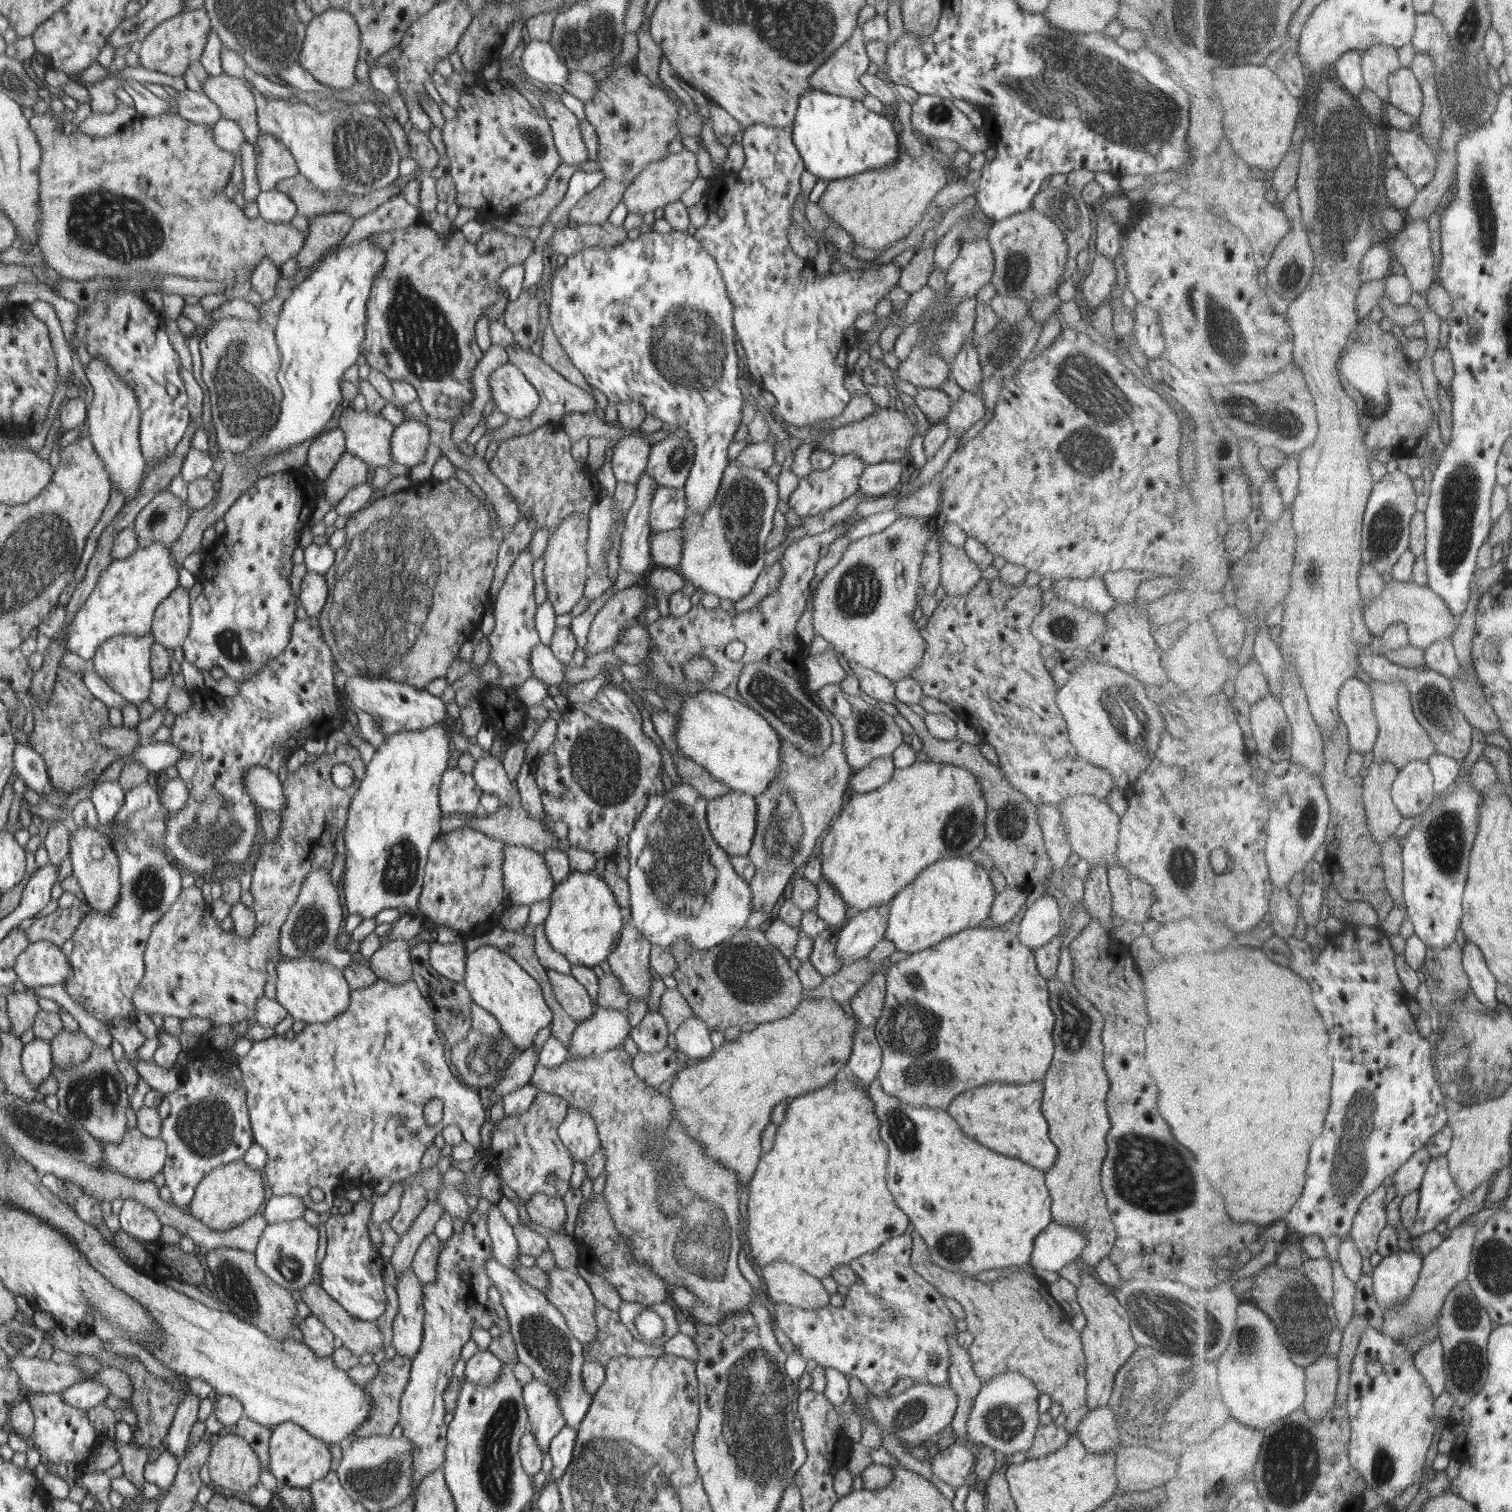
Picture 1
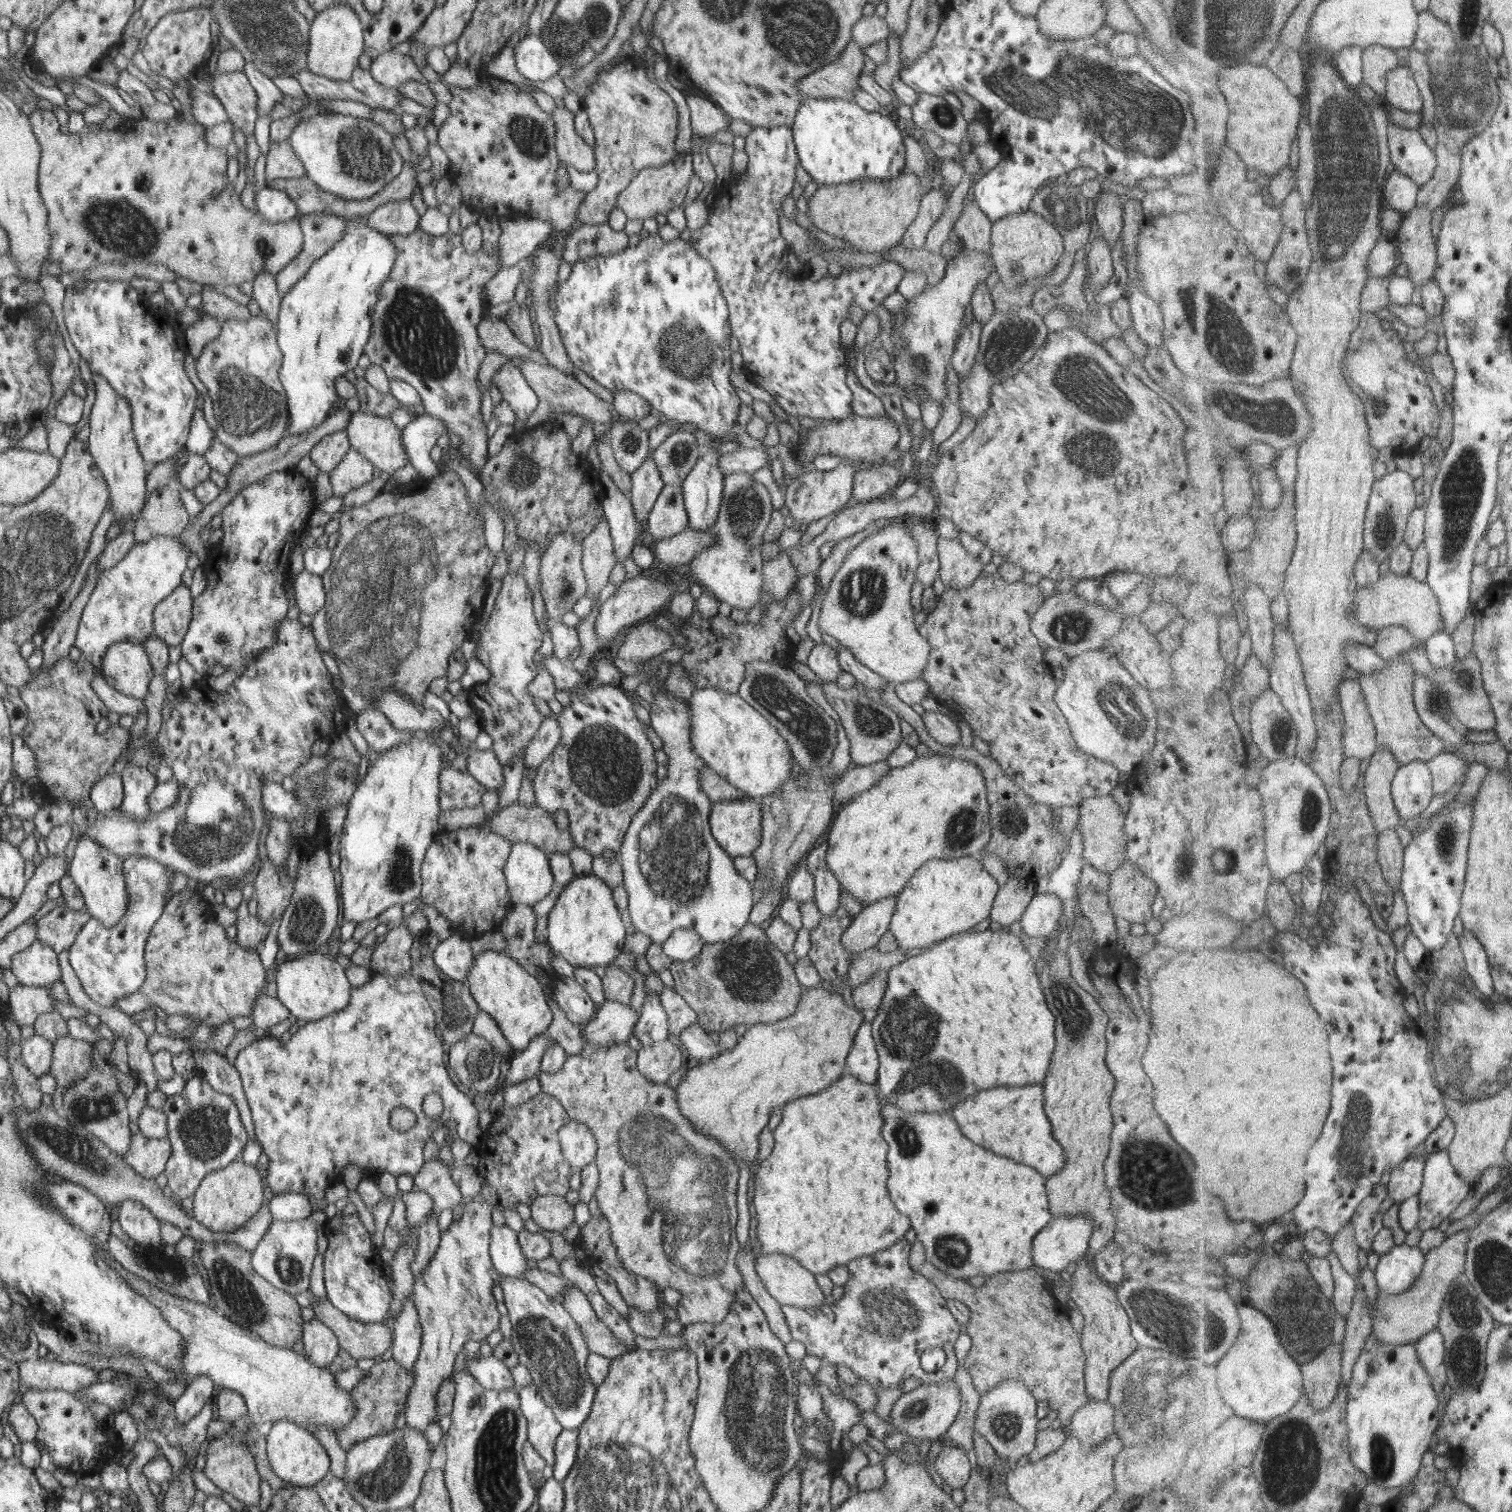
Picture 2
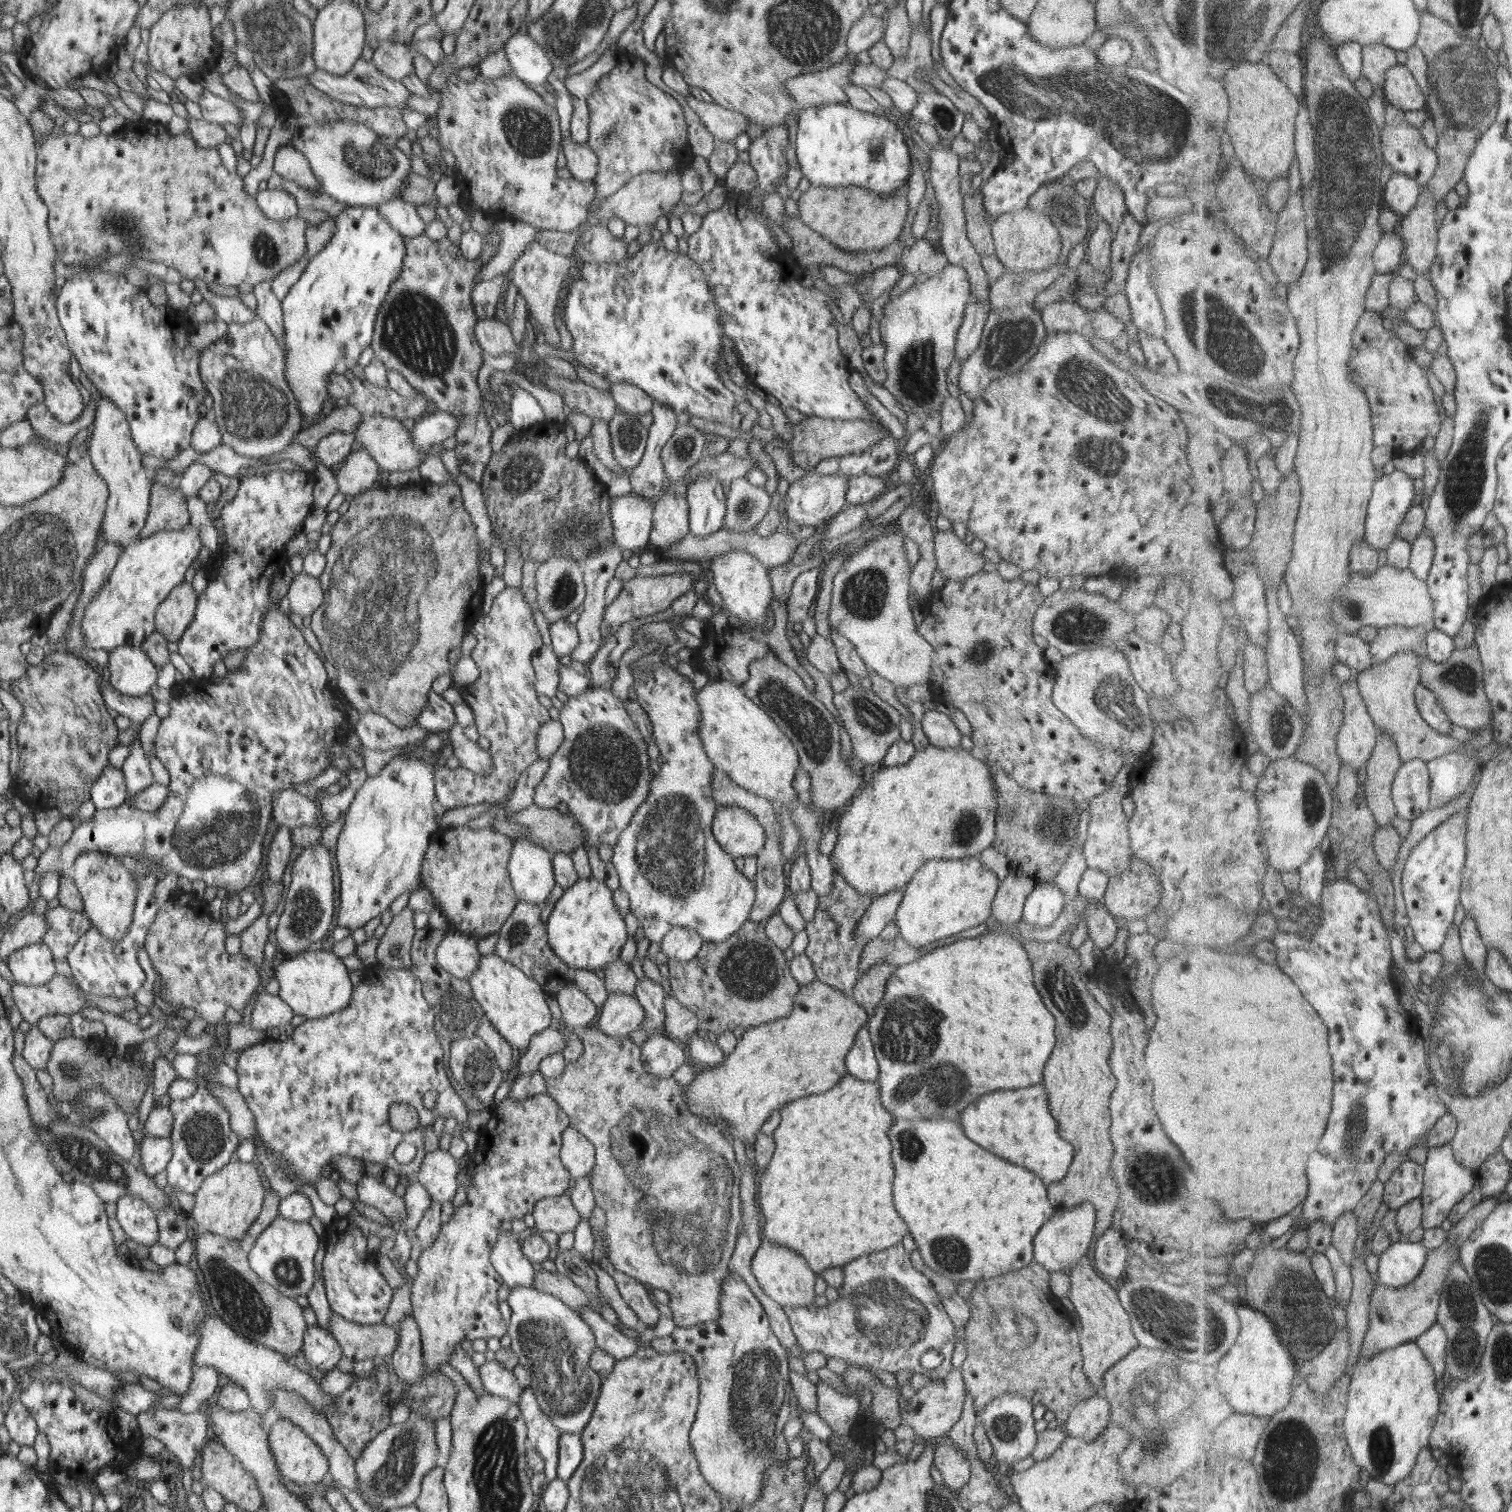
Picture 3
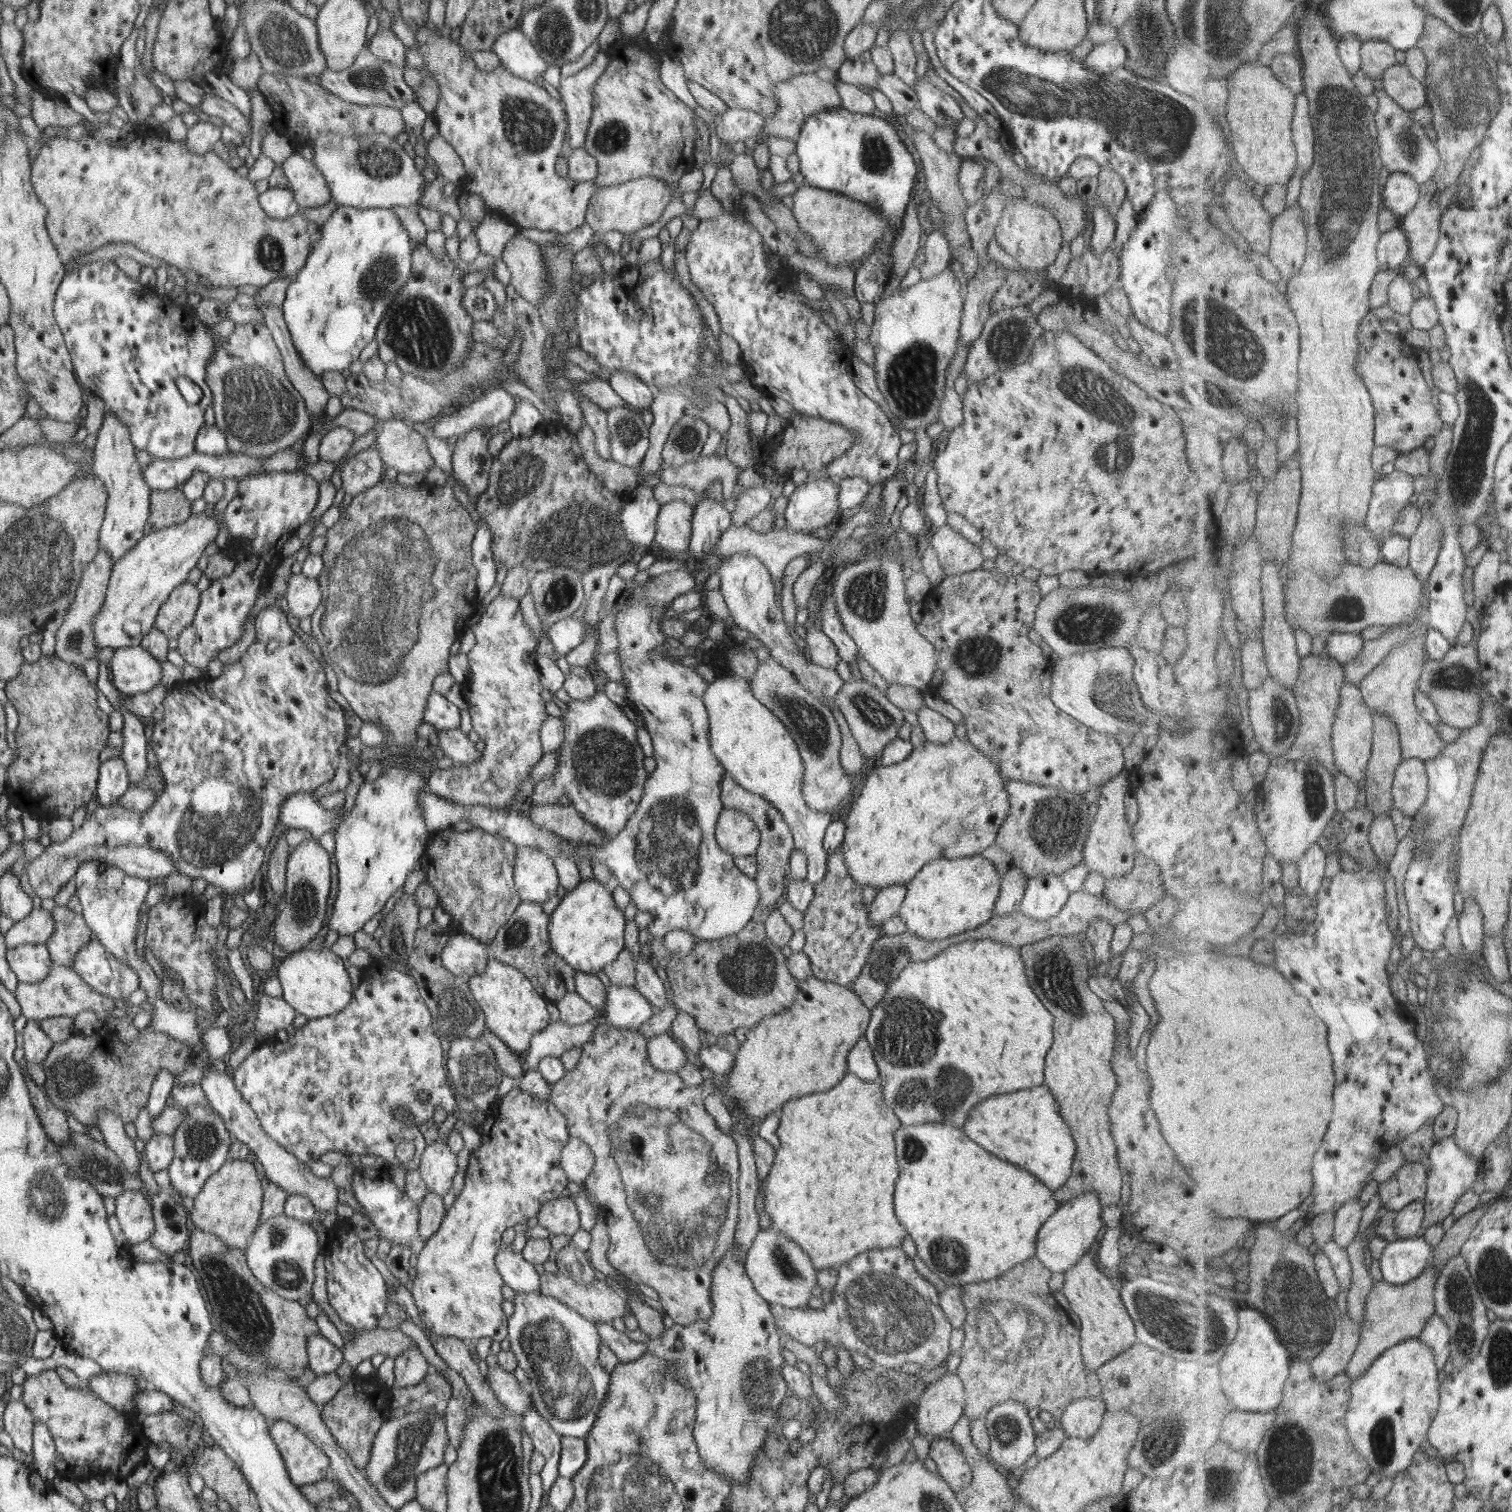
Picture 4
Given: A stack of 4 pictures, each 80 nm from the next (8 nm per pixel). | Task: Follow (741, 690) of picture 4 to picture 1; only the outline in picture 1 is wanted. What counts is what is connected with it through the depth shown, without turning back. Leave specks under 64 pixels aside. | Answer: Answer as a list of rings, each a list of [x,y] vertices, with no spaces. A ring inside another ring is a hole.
[[[699,690],[684,698],[674,730],[678,750],[732,791],[754,797],[773,782],[780,765],[780,739],[776,730],[751,707],[728,696]],[[822,878],[816,886],[818,890],[815,909],[817,917],[828,926],[840,926],[841,923],[845,923],[845,908],[847,907],[837,891]]]

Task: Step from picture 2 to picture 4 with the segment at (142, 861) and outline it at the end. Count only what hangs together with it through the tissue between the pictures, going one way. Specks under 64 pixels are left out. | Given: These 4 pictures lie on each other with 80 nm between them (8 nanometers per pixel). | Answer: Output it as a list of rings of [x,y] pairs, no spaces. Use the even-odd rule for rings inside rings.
[[[88,936],[76,952],[72,969],[89,988],[120,1003],[138,989],[137,973],[113,956],[95,938]]]

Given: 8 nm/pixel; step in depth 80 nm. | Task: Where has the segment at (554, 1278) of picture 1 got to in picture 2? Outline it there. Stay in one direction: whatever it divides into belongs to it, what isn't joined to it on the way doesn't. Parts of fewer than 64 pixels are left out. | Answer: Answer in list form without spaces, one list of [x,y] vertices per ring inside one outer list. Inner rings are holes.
[[[569,1283],[565,1288],[563,1296],[559,1301],[561,1307],[569,1312],[569,1317],[581,1331],[585,1344],[588,1346],[588,1352],[598,1354],[606,1359],[618,1357],[620,1354],[629,1352],[624,1344],[617,1343],[611,1330],[597,1319],[596,1313],[591,1308],[588,1298],[585,1294]]]

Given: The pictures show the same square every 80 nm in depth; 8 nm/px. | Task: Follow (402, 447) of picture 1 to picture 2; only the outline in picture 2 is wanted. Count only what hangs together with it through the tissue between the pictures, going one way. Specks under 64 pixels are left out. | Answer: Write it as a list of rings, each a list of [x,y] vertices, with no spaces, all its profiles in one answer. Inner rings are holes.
[[[425,413],[412,417],[407,426],[401,430],[401,445],[406,459],[416,472],[421,474],[421,479],[432,479],[439,475],[441,467],[435,465],[428,454],[441,436],[441,432],[446,429],[442,420]]]

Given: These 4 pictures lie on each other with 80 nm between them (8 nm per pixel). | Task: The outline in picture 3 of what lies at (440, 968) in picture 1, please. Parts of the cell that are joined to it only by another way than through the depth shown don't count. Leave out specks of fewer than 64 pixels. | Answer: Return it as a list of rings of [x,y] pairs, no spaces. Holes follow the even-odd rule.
[[[447,932],[435,949],[436,963],[456,979],[466,980],[477,968],[480,954],[471,936]]]

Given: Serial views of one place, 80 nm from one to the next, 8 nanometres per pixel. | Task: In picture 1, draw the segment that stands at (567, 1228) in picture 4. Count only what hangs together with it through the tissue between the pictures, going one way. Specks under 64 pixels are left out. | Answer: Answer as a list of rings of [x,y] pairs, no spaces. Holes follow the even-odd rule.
[[[533,1193],[524,1201],[525,1210],[531,1221],[545,1228],[557,1230],[565,1220],[565,1209],[561,1197],[552,1197],[545,1193]]]

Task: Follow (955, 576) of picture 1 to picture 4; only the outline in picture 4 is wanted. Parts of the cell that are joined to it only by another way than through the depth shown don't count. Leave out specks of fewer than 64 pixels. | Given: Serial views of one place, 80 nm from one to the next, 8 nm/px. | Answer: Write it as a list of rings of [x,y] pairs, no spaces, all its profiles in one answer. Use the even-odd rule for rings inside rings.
[[[949,524],[935,528],[935,532],[929,534],[928,538],[944,577],[961,575],[980,568],[983,557],[979,553],[979,546]]]

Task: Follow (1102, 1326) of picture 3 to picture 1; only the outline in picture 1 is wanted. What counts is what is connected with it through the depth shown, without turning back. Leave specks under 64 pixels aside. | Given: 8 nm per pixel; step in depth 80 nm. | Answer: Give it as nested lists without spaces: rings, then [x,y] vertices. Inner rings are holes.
[[[1079,1267],[1079,1279],[1079,1286],[1075,1288],[1075,1298],[1087,1321],[1084,1331],[1080,1333],[1080,1343],[1085,1361],[1085,1401],[1088,1411],[1093,1411],[1097,1407],[1109,1405],[1108,1400],[1115,1373],[1134,1353],[1137,1344],[1129,1332],[1128,1313],[1112,1296],[1111,1289],[1101,1284],[1095,1275],[1086,1268]]]

